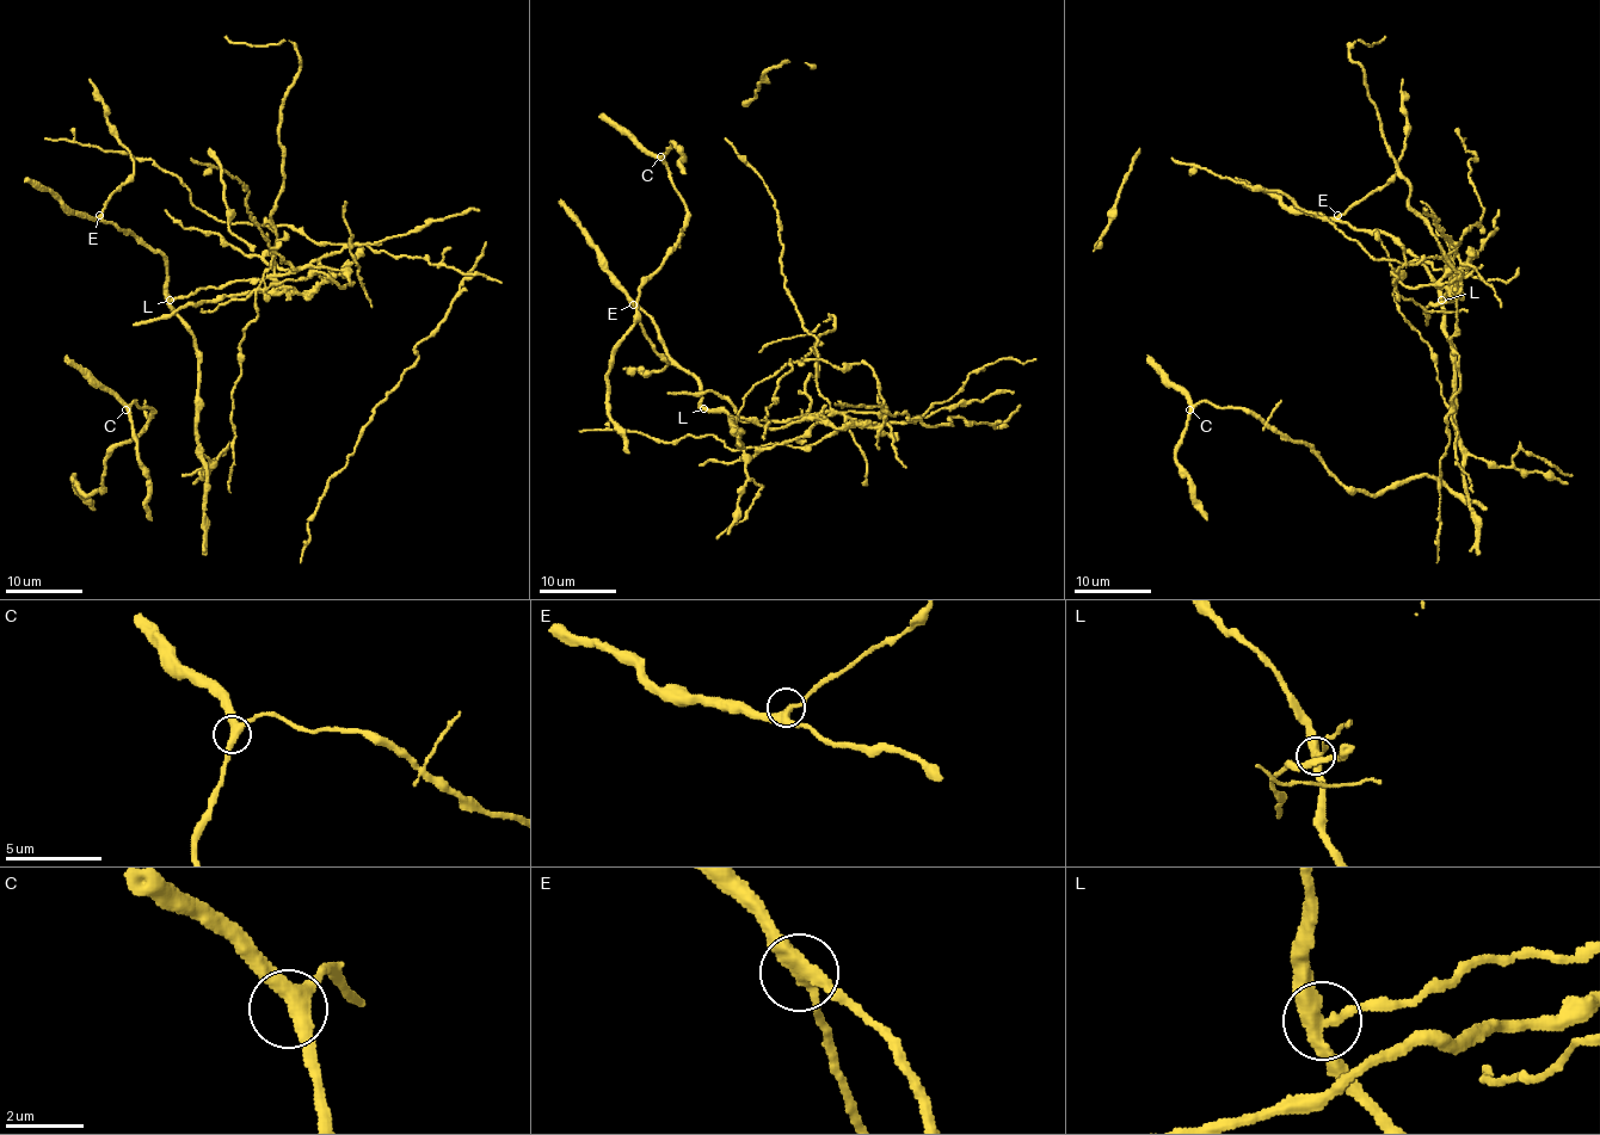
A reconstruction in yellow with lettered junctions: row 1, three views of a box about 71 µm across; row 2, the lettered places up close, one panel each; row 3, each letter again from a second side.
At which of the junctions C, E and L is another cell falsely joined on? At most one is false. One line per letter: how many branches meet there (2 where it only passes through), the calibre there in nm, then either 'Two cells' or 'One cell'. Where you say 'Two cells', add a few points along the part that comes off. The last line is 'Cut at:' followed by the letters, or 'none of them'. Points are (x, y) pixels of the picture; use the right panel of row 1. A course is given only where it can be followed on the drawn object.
C: Branches: 3. Thickness 380 nm. One cell
E: Branches: 3. Thickness 360 nm. One cell
L: Branches: 3. Thickness 360 nm. Two cells
Cut at: L

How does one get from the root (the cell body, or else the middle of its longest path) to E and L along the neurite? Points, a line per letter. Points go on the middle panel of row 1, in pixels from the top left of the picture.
E: (721, 411), (708, 411), (701, 405), (701, 383), (670, 356), (657, 324), (633, 304)
L: (721, 411), (705, 408)

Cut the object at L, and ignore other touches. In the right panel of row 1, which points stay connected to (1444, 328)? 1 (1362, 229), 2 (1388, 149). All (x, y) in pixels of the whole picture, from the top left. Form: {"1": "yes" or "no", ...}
{"1": "yes", "2": "no"}

